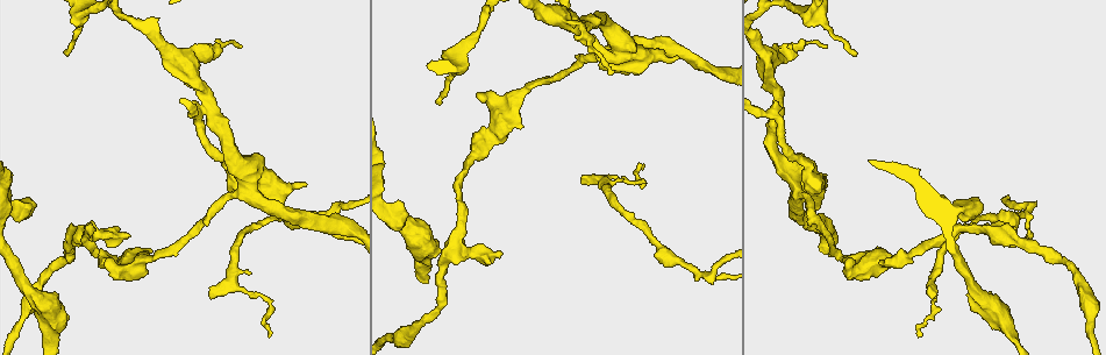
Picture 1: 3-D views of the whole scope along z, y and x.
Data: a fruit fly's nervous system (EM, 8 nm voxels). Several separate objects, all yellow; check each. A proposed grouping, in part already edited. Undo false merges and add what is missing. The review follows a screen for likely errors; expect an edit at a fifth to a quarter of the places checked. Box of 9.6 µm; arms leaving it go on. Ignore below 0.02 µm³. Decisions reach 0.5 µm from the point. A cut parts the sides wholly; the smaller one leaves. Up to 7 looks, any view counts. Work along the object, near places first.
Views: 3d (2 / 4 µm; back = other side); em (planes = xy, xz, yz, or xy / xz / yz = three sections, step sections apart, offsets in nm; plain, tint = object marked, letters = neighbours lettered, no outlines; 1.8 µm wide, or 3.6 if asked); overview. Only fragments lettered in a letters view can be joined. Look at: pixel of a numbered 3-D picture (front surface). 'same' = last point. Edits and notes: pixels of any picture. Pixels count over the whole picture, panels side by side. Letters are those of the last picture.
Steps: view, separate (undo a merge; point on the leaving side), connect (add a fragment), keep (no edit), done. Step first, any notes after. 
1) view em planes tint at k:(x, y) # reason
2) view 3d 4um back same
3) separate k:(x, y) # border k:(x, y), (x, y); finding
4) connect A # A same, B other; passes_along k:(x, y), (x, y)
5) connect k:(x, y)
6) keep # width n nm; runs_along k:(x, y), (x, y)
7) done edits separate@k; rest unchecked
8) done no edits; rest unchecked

view em xy step 4 tint at 1:(933, 282) # abrupt turn

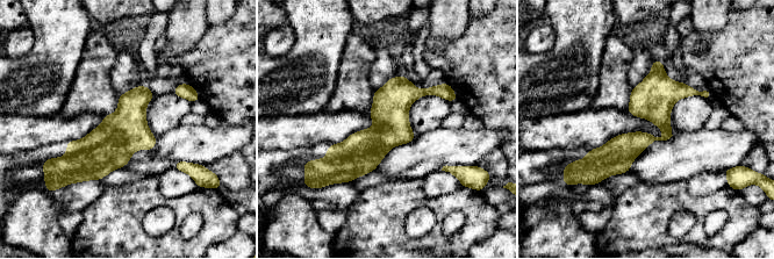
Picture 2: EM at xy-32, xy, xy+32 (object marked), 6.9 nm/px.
view em planes letters same

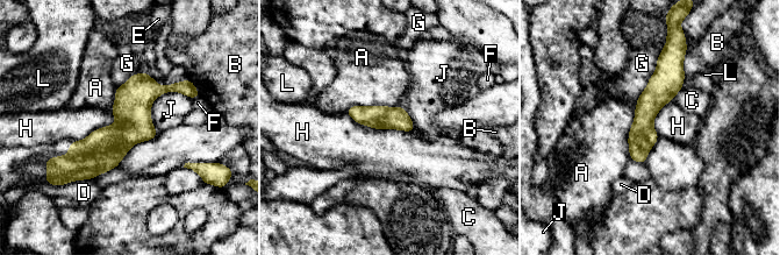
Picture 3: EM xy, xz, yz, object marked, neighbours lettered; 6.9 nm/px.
keep # longest_contact H 500 nm; A other, B other, C other, D other, E other, F other, G other, H other, J other, L other; all the same cell

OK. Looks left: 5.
view em planes letters at 1:(271, 335) # branch stops here

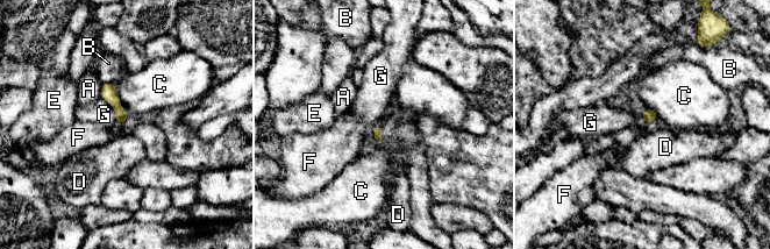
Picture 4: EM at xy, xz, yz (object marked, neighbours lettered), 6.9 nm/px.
keep # A other, B other, C other, D other, E other, F other, G other; border 4:(101, 97), (114, 109), (115, 123); none of them fits

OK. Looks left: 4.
view em planes tint at 1:(28, 200)

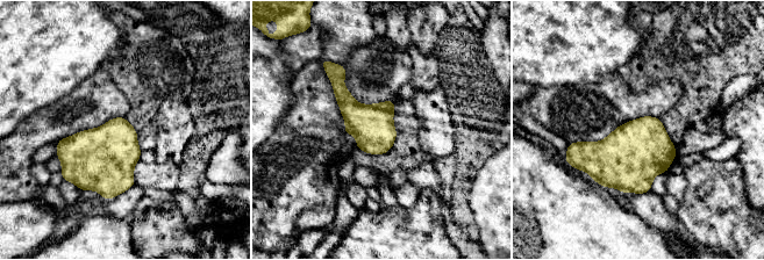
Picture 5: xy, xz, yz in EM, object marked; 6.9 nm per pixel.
view em planes letters same # what lies round it

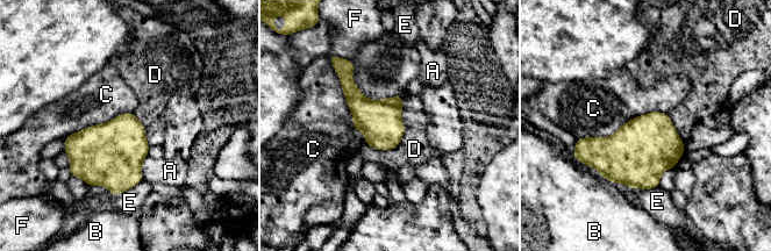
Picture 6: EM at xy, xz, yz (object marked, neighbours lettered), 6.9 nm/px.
keep # width 280 nm; A other, B other, C other, D other, E other, F other; border 6:(404, 106), (395, 146), (364, 144); none of them fits

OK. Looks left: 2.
done no edits; rest unchecked

